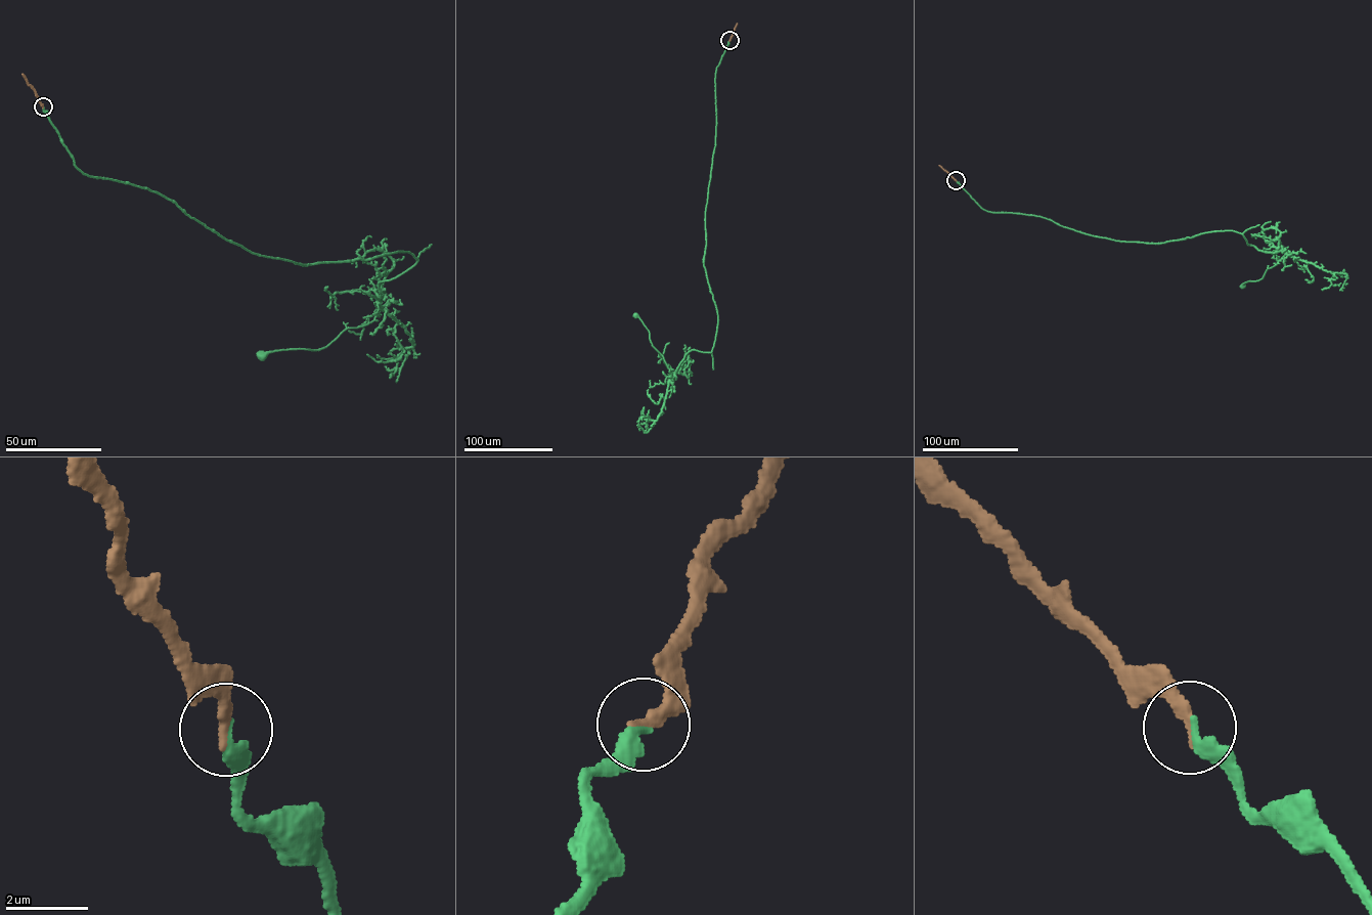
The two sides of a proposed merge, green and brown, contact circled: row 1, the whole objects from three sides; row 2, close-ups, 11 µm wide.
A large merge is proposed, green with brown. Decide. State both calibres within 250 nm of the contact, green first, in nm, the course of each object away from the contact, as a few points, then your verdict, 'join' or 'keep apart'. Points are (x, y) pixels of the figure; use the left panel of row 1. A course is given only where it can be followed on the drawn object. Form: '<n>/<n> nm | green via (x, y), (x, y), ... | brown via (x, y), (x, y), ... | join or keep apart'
320/280 nm | green via (43, 106), (82, 173), (159, 192), (254, 253), (416, 259), (380, 281), (370, 322), (263, 357) | brown via (43, 106), (23, 74) | join

